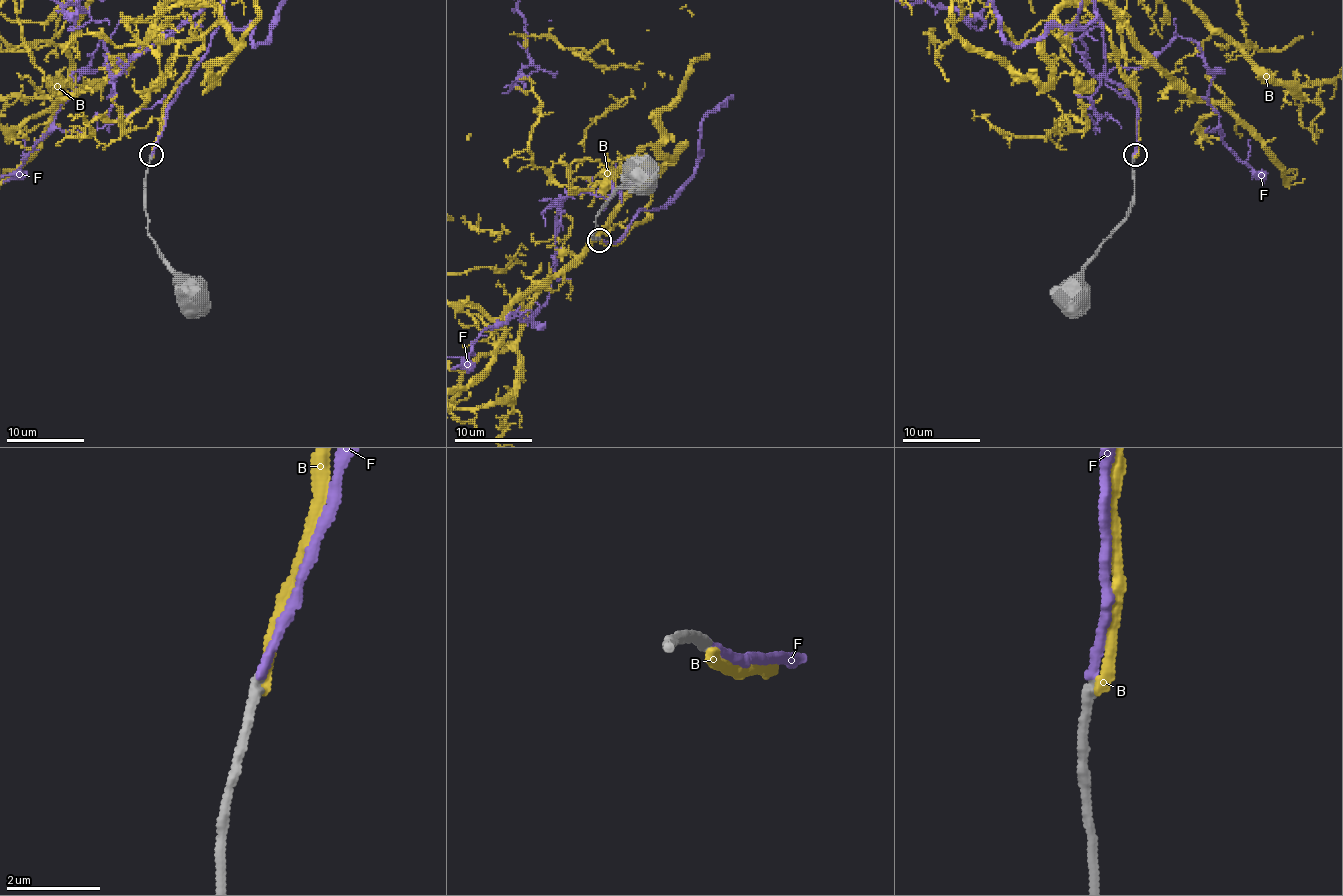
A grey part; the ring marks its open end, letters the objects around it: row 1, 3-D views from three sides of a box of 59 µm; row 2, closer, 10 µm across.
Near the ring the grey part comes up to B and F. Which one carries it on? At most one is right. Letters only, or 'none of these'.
F

